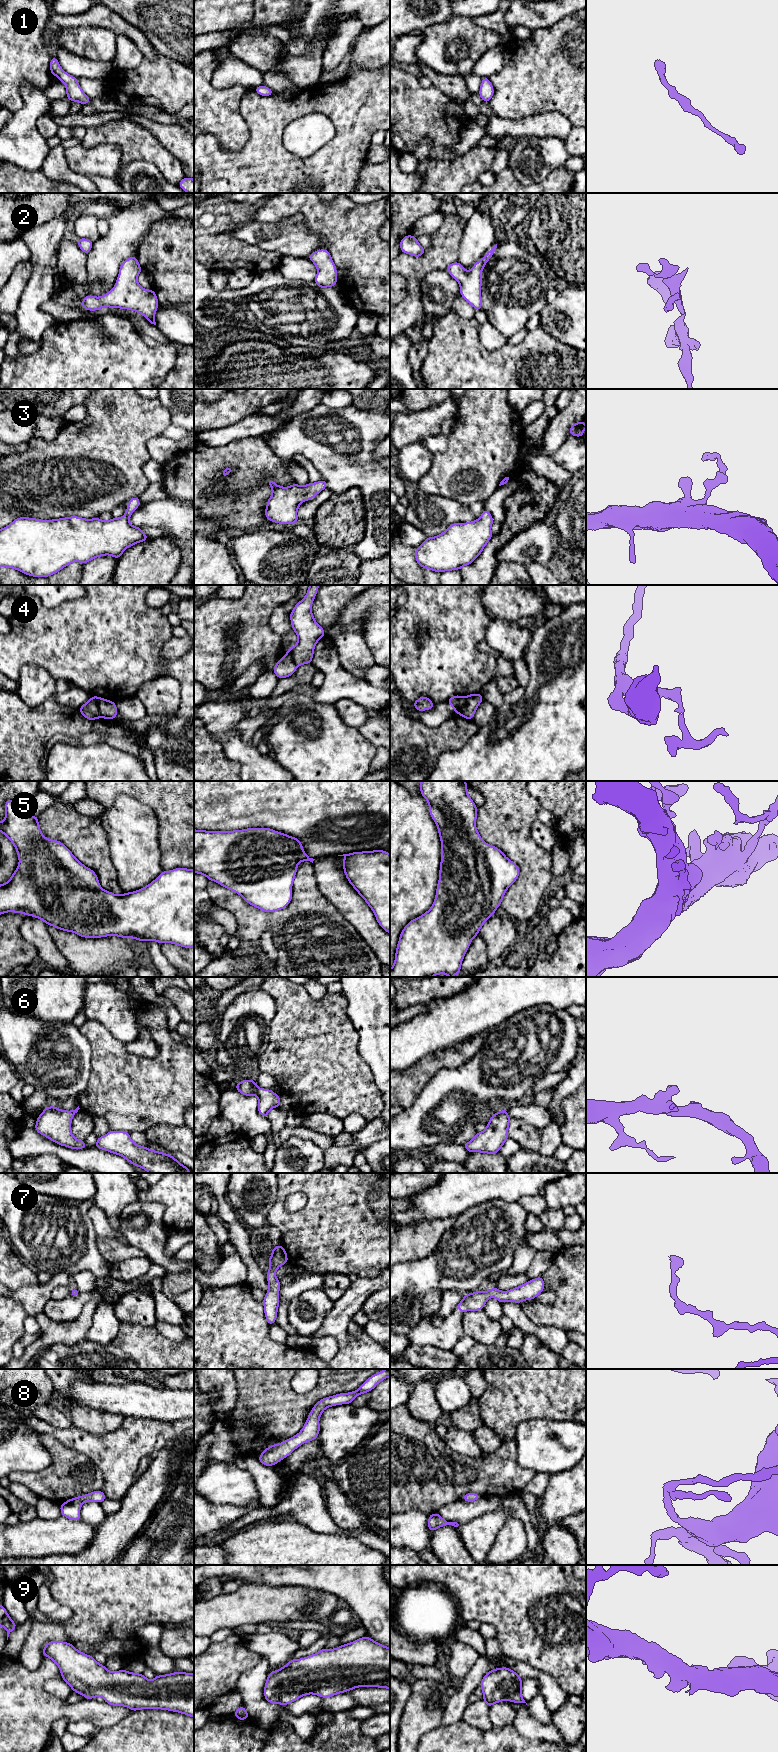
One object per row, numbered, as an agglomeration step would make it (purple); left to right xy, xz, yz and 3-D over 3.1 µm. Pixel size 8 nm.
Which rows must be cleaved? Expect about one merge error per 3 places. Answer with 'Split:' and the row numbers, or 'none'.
Split: 4

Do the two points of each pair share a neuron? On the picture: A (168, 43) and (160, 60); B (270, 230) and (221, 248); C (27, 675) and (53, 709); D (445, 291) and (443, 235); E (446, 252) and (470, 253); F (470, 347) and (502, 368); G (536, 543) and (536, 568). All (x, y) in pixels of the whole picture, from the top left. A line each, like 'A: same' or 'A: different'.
A: different
B: different
C: different
D: different
E: different
F: same
G: different

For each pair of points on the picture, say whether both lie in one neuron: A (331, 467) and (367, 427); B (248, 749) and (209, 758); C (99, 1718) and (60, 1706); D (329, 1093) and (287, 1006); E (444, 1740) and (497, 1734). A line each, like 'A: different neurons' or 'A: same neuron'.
A: same neuron
B: different neurons
C: same neuron
D: same neuron
E: same neuron

